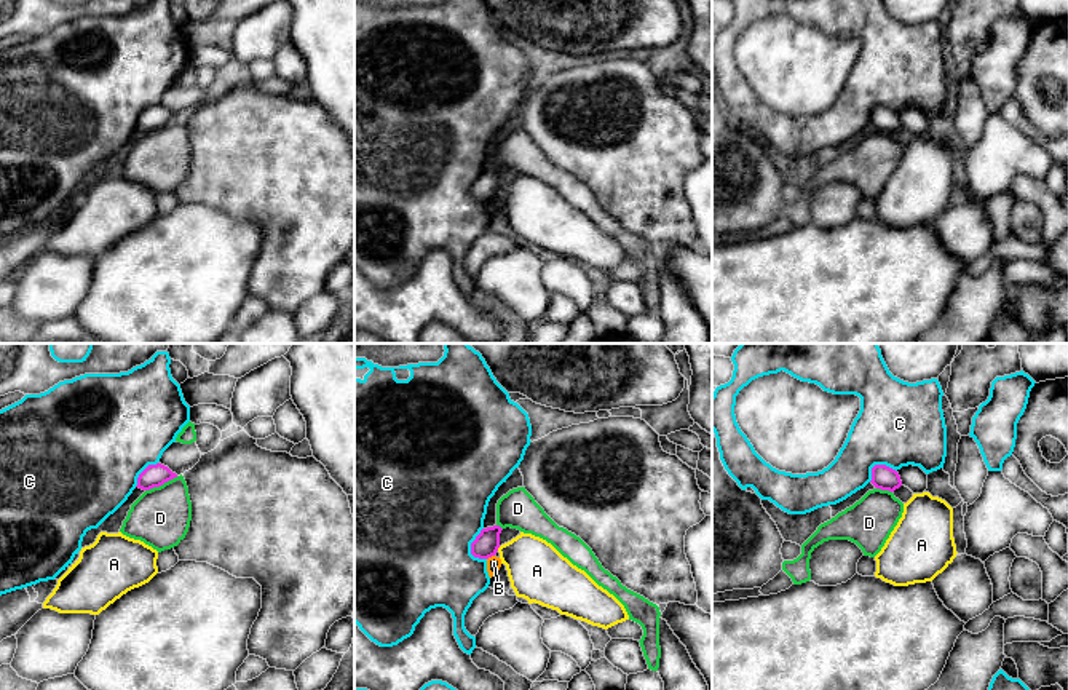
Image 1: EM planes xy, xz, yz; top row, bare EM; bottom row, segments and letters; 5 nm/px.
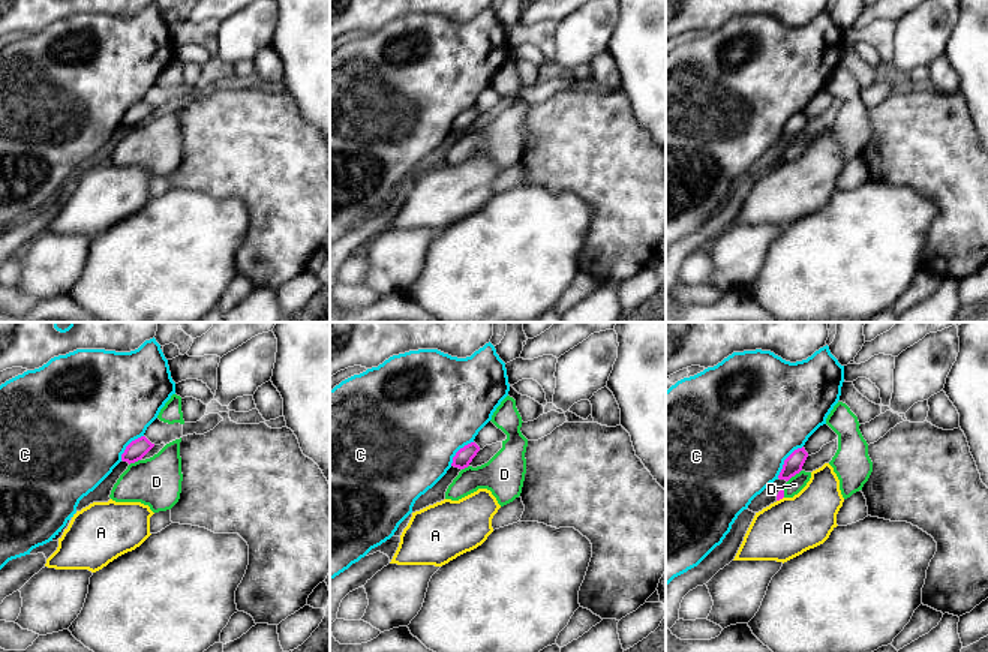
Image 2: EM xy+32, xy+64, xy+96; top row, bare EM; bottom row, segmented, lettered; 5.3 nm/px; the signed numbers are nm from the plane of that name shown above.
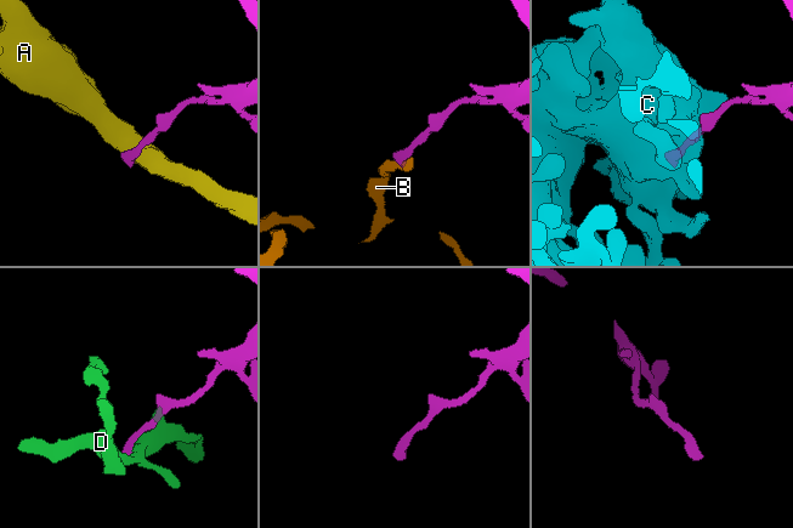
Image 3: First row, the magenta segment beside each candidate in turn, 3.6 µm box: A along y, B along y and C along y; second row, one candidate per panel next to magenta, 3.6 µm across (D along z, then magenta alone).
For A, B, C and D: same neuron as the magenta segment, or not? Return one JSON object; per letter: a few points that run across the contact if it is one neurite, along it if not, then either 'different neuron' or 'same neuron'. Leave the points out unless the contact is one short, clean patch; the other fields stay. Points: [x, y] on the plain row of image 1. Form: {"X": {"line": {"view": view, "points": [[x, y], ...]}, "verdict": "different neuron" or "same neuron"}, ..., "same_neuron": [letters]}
{"A": {"verdict": "different neuron"}, "B": {"line": {"view": "xz", "points": [[494, 197], [487, 202]]}, "verdict": "different neuron"}, "C": {"verdict": "different neuron"}, "D": {"line": {"view": "xy", "points": [[178, 118], [146, 133]]}, "verdict": "different neuron"}, "same_neuron": []}

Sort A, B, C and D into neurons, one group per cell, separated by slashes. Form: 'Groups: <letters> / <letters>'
Groups: A / B / C / D

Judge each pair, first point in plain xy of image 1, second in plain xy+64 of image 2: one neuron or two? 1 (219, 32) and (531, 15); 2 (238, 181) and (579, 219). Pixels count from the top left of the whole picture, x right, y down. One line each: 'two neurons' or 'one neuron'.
1: two neurons
2: two neurons

